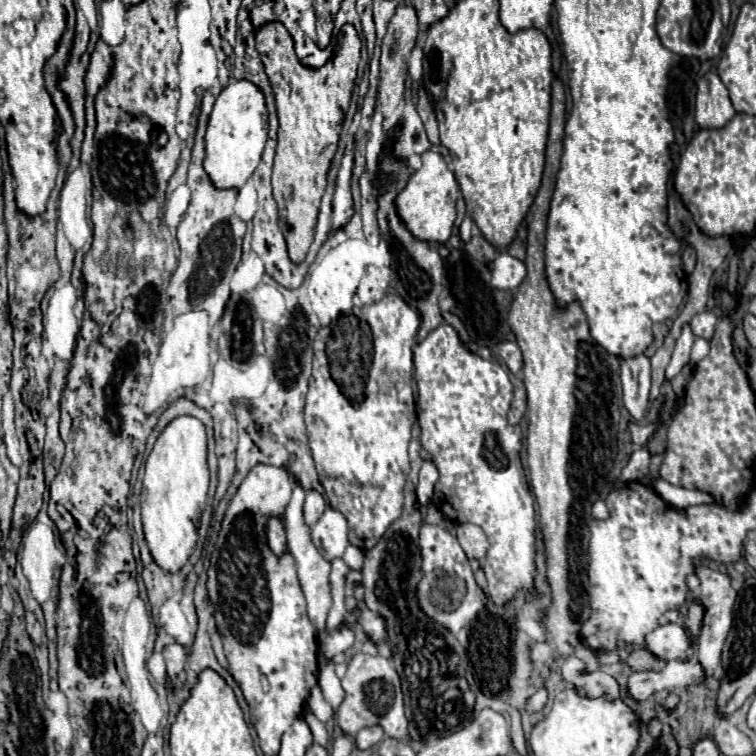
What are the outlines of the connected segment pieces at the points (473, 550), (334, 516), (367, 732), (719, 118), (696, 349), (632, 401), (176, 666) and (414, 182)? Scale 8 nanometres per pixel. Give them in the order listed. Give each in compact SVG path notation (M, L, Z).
M458 524L456 526L456 536L458 542L462 544L464 552L468 558L484 558L486 550L488 550L488 538L482 532L480 526L474 524Z
M328 506L320 520L312 526L312 542L330 562L334 558L342 558L348 546L348 524L344 514Z
M380 726L364 728L364 730L360 730L358 736L356 736L356 746L358 746L360 750L368 750L368 748L376 746L376 744L382 740L382 736L384 736L384 732L382 732Z
M708 72L697 83L696 124L706 130L716 130L724 128L734 116L736 110L728 98L726 86L716 74Z
M697 337L694 341L694 344L691 349L690 354L690 363L696 364L706 356L710 351L710 343L709 341Z
M644 354L634 356L628 360L620 360L620 368L622 368L624 406L628 408L634 420L642 420L650 396L650 360Z
M170 644L164 648L164 660L166 660L166 670L170 676L178 676L184 670L186 664L186 652L180 644Z
M428 150L422 154L422 168L410 176L406 188L396 196L394 204L396 204L398 216L418 240L444 244L452 236L458 196L460 196L460 188L446 160L438 152Z

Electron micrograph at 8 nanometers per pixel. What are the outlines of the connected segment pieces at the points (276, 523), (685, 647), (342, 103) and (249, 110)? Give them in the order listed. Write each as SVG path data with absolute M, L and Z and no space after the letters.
M270 516L266 522L266 540L270 550L280 558L282 554L288 552L288 540L284 534L284 520L280 516Z
M664 624L646 636L646 648L668 662L674 658L684 658L690 652L692 642L682 624Z
M266 22L256 30L256 50L264 62L272 90L276 94L276 110L280 120L278 148L274 158L272 188L280 212L280 230L288 244L292 262L302 262L318 218L320 198L326 190L326 172L338 146L344 112L348 110L356 68L361 59L361 40L354 26L345 24L338 35L332 60L320 70L312 70L296 58L294 42L282 22Z
M230 80L220 92L206 130L204 170L218 188L240 188L260 164L268 140L268 110L262 90L248 80Z

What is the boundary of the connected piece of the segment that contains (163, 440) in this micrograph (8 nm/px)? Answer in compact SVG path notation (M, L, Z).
M178 416L158 436L144 474L142 524L148 548L156 564L168 572L178 572L190 558L198 540L198 522L208 494L208 442L206 428L194 416Z

